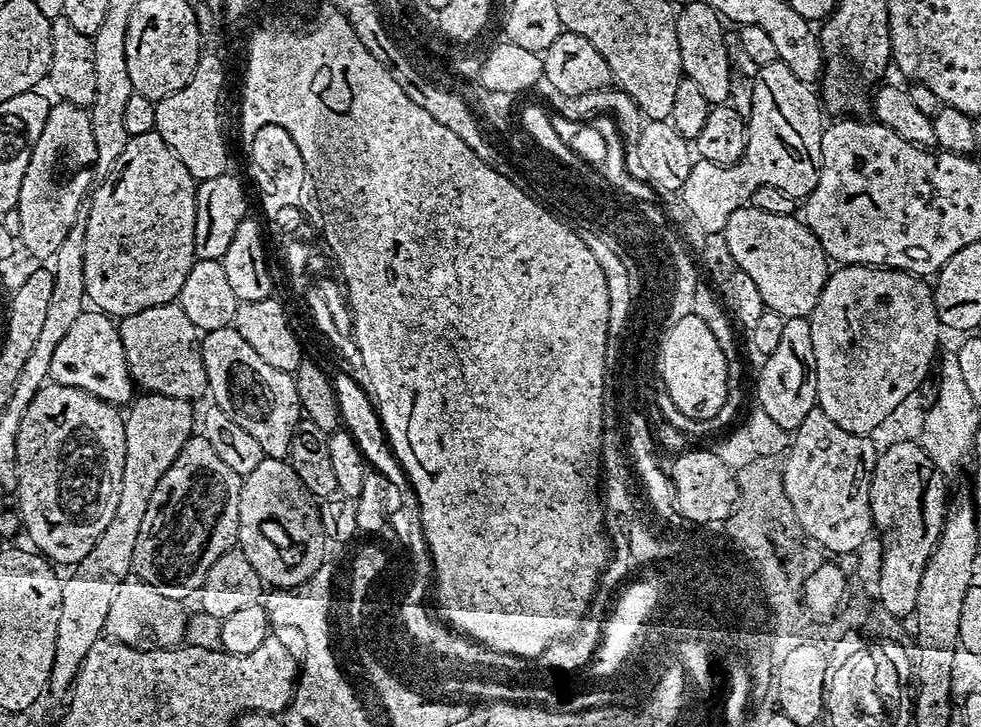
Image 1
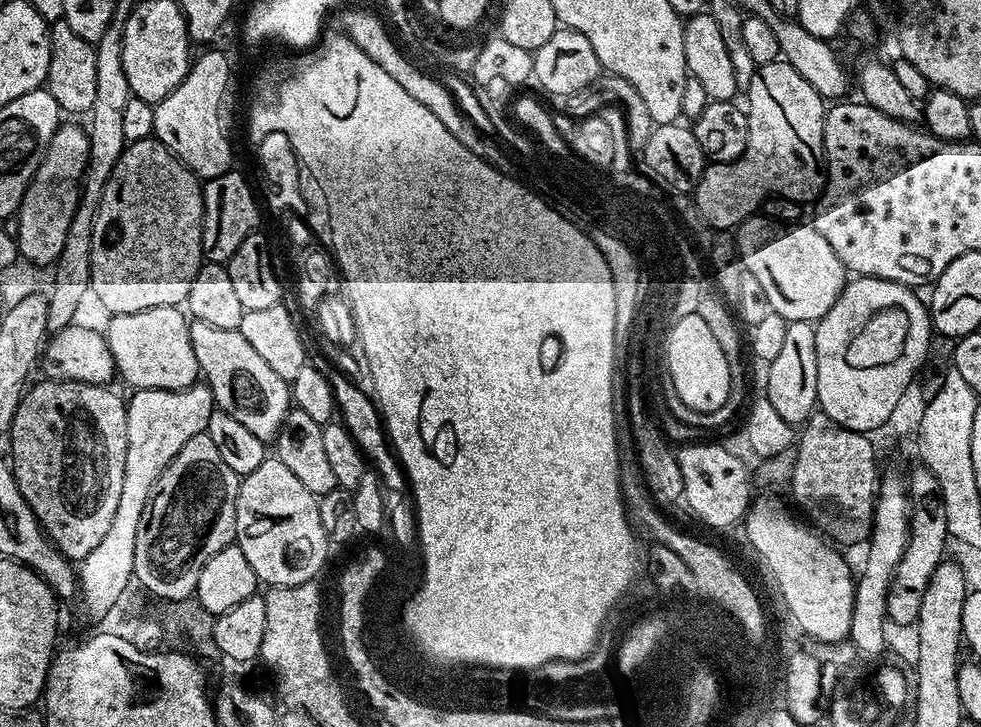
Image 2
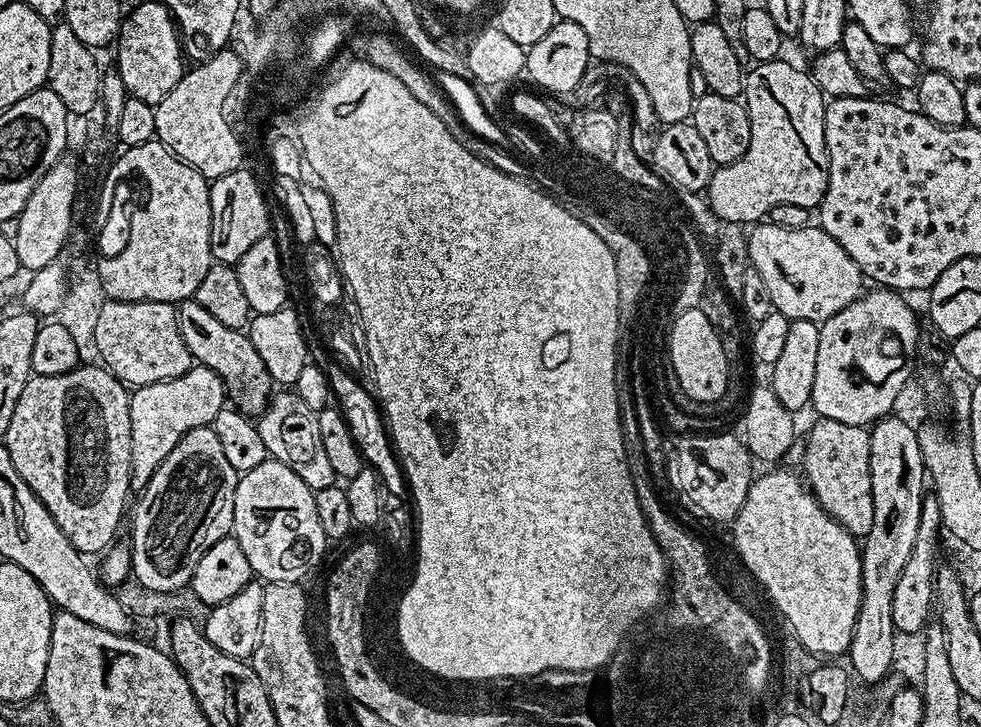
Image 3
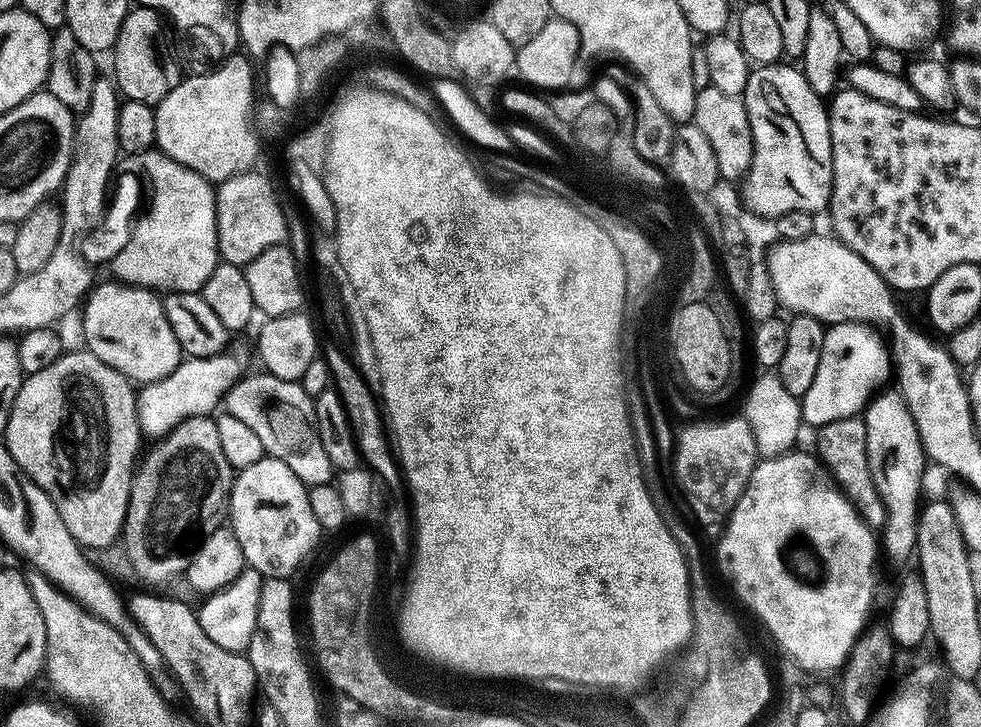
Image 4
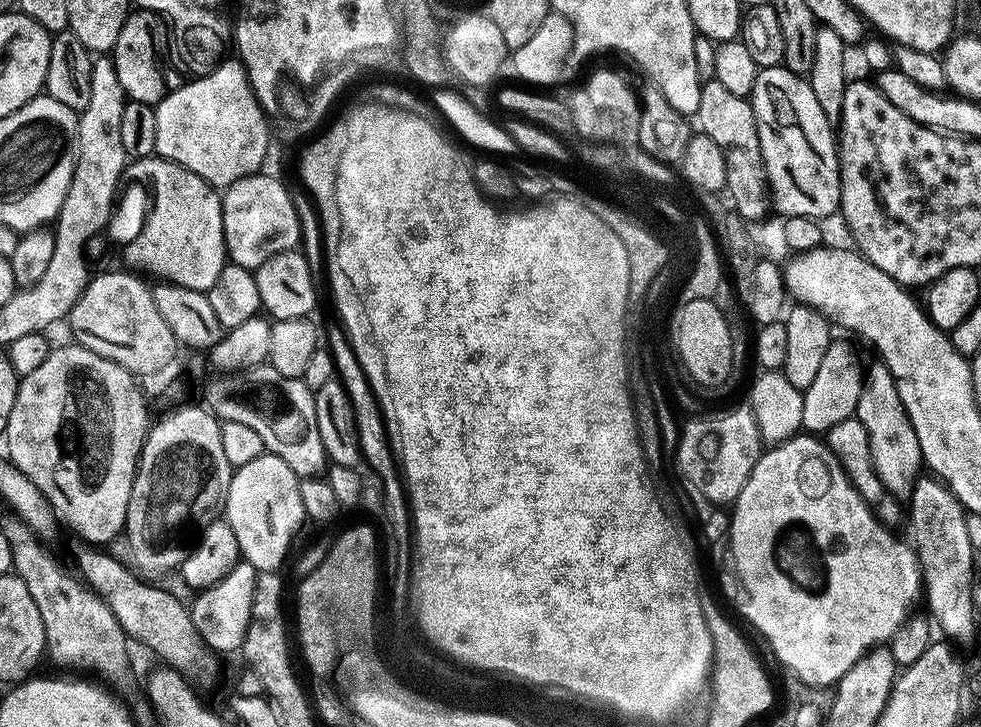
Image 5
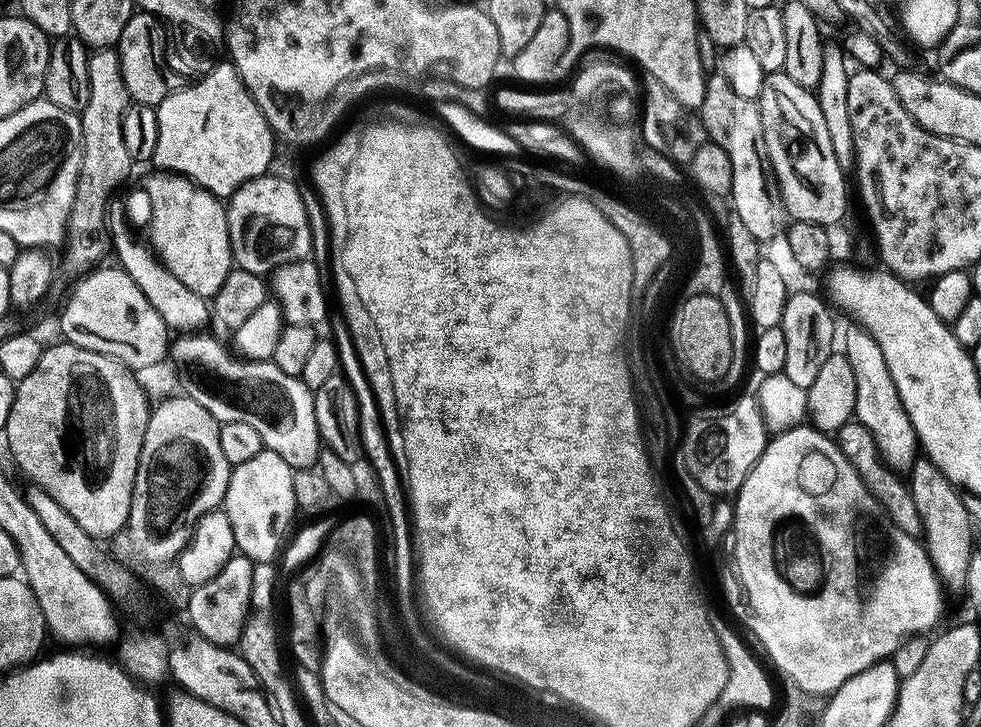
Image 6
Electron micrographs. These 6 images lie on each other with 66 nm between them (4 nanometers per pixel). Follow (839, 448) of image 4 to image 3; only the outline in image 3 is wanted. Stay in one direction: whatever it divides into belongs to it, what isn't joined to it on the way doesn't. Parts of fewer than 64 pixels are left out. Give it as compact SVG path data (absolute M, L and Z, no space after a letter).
M823 418L813 419L812 429L806 432L806 452L802 465L802 476L806 481L807 487L810 489L816 501L828 511L836 521L844 527L844 529L851 535L857 538L863 538L870 534L870 526L874 526L874 502L872 501L872 487L870 486L870 438L871 431L862 424L847 424L846 422L834 422L833 420L825 420Z

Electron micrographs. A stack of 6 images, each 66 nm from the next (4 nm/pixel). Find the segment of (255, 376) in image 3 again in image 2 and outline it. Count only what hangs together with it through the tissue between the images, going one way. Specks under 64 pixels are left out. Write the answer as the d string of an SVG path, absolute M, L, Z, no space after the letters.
M192 320L188 329L190 346L194 346L194 358L200 363L203 383L212 392L213 405L242 422L242 426L258 434L260 440L275 441L294 404L289 381L274 374L237 329L218 330L218 326L210 326L201 320Z

